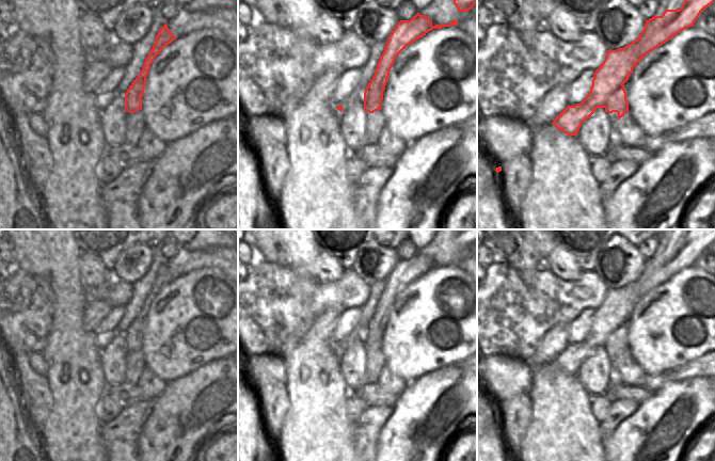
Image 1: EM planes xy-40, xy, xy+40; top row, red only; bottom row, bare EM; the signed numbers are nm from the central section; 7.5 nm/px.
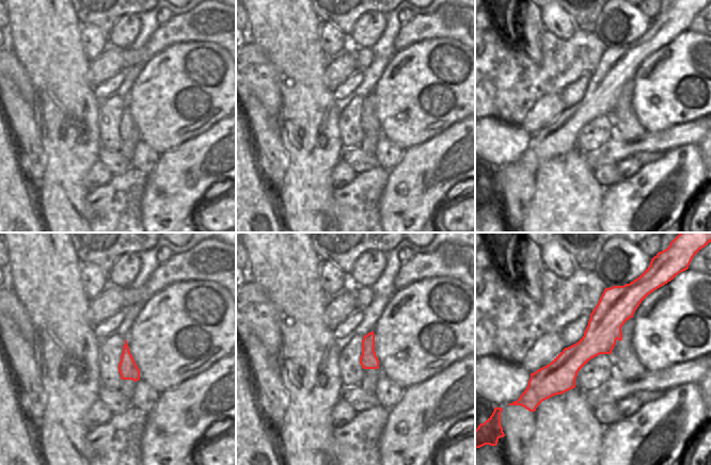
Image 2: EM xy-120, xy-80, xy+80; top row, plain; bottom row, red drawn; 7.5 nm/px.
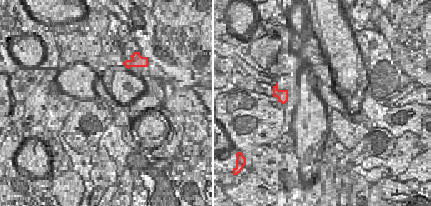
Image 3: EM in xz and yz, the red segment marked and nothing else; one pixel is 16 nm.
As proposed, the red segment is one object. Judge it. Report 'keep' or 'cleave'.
cleave

